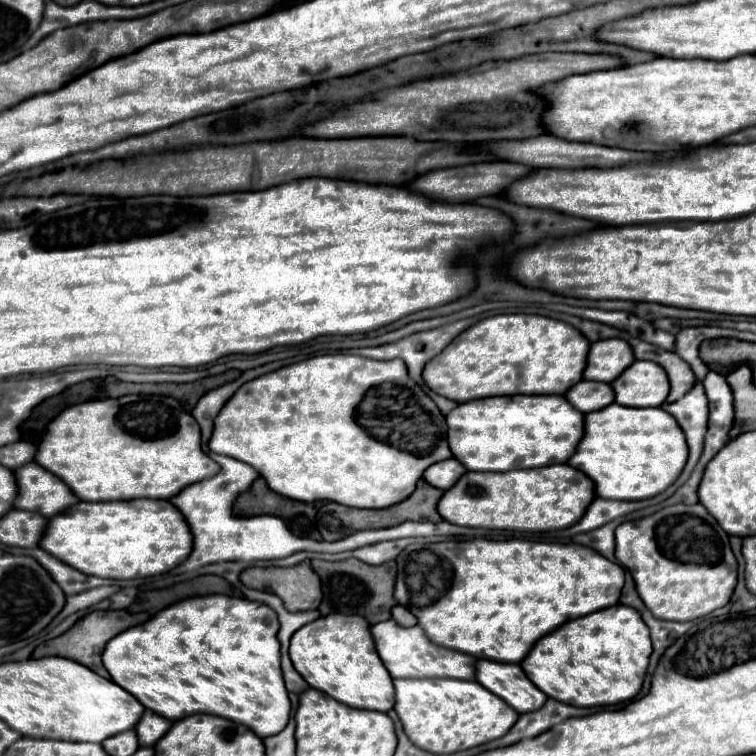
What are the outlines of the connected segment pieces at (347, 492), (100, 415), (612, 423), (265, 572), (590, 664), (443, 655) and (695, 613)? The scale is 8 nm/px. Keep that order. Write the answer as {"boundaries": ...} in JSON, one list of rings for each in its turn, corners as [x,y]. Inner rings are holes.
{"boundaries":[[[[319,355],[245,383],[215,417],[209,449],[255,467],[269,487],[295,501],[335,501],[347,507],[383,509],[405,501],[425,469],[451,457],[447,423],[433,399],[407,373],[403,361],[371,361],[359,355]]],[[[125,395],[119,399],[103,399],[103,401],[87,401],[87,403],[79,403],[73,405],[69,409],[65,409],[59,417],[55,417],[49,427],[47,433],[43,437],[43,441],[39,443],[39,453],[35,457],[35,461],[39,465],[43,465],[45,469],[51,469],[51,473],[55,473],[61,481],[67,481],[67,485],[71,485],[71,491],[81,499],[81,501],[131,501],[131,499],[171,499],[177,493],[181,493],[185,487],[199,483],[203,479],[213,477],[215,473],[219,473],[219,465],[201,451],[201,429],[197,425],[197,421],[193,419],[191,413],[187,413],[181,403],[173,397],[161,397],[161,395]]],[[[615,403],[585,417],[587,433],[569,465],[595,481],[597,495],[623,501],[649,499],[663,493],[681,475],[689,455],[685,433],[675,417],[661,407],[631,409]]],[[[309,561],[295,567],[249,567],[241,573],[241,583],[251,589],[275,593],[287,611],[309,611],[321,603],[321,581]]],[[[613,605],[569,621],[539,639],[521,667],[551,699],[577,707],[601,707],[629,701],[641,691],[649,655],[651,639],[639,613],[627,605]]],[[[393,619],[381,621],[371,627],[371,635],[375,639],[379,657],[383,659],[387,671],[395,679],[431,679],[431,677],[453,677],[453,679],[475,679],[475,663],[477,659],[459,653],[441,645],[435,645],[419,625],[401,627]]],[[[673,505],[665,507],[639,521],[621,523],[615,529],[615,557],[627,567],[635,579],[637,593],[655,617],[667,621],[693,621],[725,607],[737,585],[737,559],[729,545],[729,535],[719,527],[719,523],[707,513],[707,509],[697,505]]]]}

